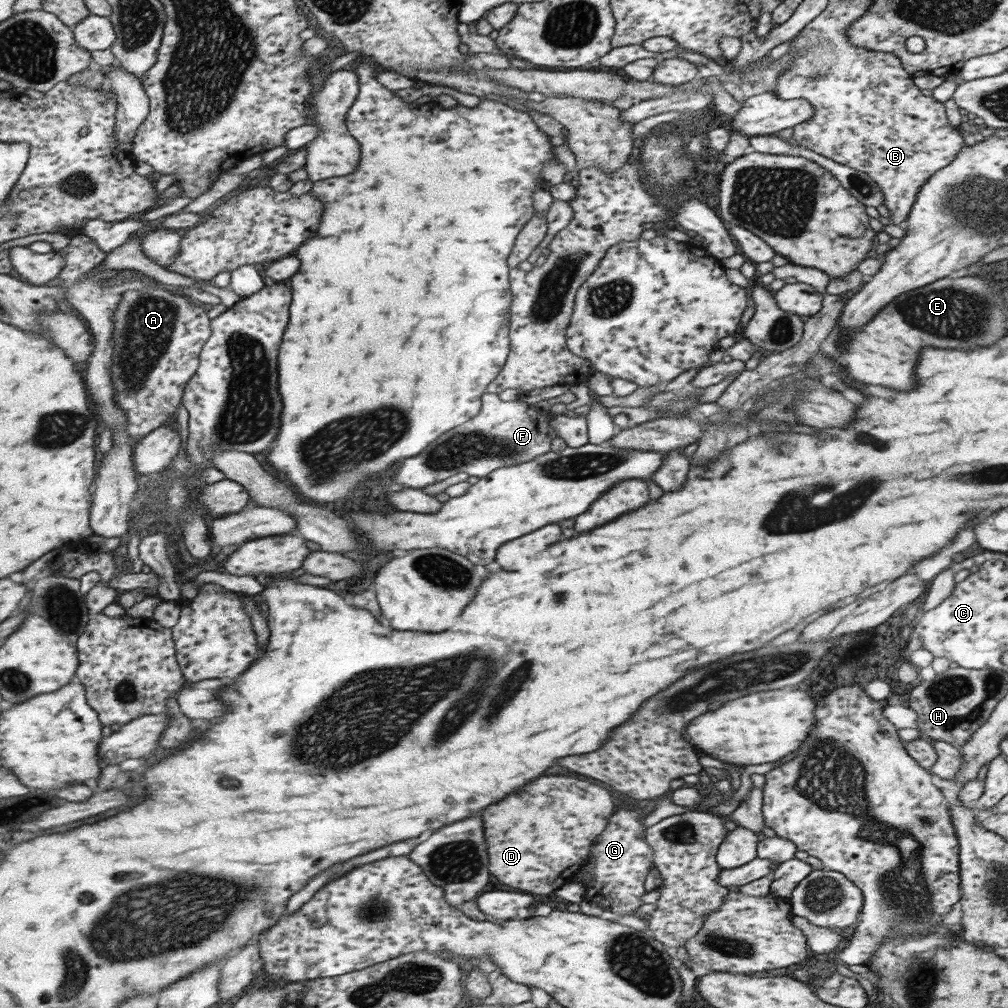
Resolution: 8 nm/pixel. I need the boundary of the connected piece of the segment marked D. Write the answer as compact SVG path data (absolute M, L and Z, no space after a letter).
M541 776L529 782L517 794L509 794L501 802L495 802L481 812L487 854L489 854L489 874L518 892L528 895L549 894L561 884L570 882L575 870L583 866L589 854L590 844L605 828L612 812L611 794L605 788L592 784L585 778Z

